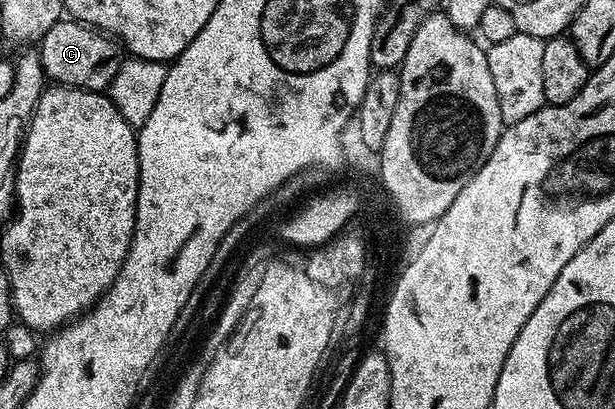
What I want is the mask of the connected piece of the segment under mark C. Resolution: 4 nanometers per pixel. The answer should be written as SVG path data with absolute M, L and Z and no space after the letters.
M73 20L52 24L41 42L37 43L36 49L46 77L51 83L75 86L81 90L109 91L112 80L116 72L120 72L124 61L123 51L111 35L103 34L84 22Z

